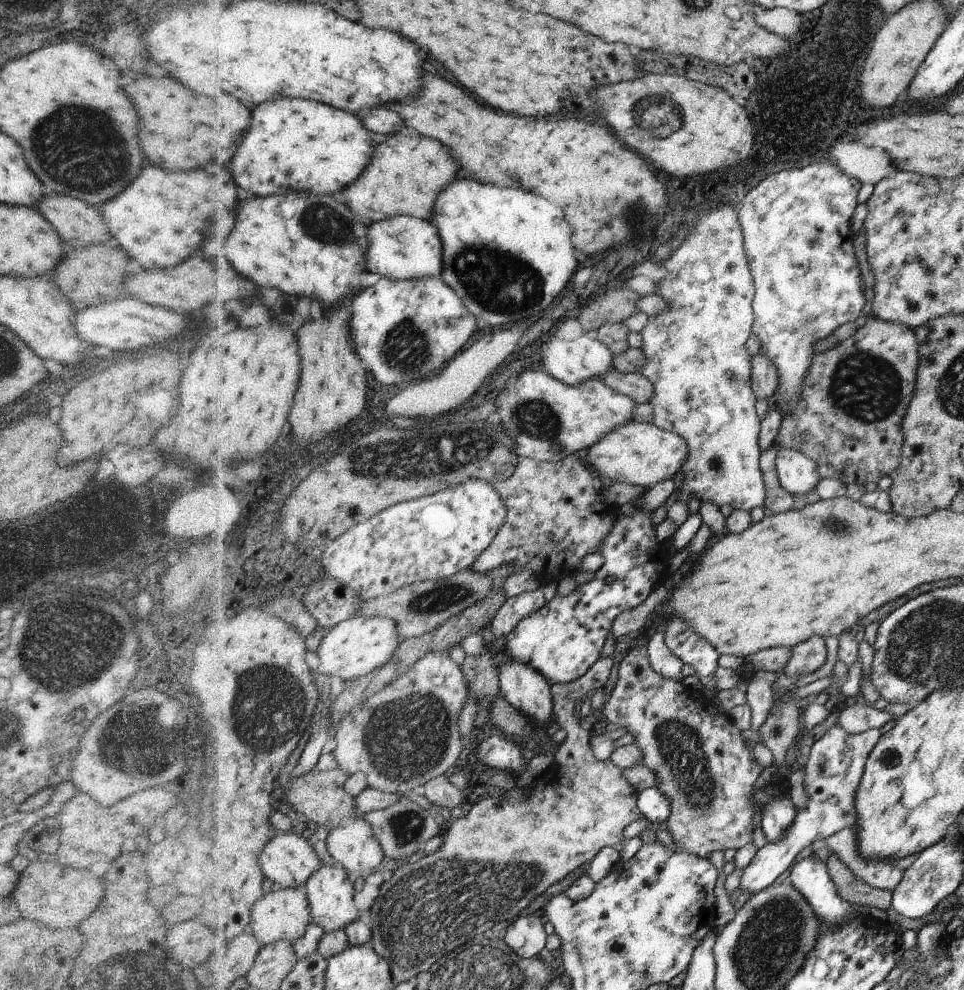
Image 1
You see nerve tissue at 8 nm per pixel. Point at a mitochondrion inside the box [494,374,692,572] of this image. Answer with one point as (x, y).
(534, 419)

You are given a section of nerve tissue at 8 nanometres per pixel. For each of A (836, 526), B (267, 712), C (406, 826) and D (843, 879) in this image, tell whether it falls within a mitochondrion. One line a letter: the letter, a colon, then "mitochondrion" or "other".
A: mitochondrion
B: mitochondrion
C: mitochondrion
D: other

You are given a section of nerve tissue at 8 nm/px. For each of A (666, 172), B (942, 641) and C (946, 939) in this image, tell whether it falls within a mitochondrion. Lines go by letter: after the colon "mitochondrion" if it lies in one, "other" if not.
A: other
B: mitochondrion
C: other

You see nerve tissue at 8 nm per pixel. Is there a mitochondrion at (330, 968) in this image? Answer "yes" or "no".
no

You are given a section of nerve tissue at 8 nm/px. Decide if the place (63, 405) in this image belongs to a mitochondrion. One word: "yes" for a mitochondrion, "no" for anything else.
no

